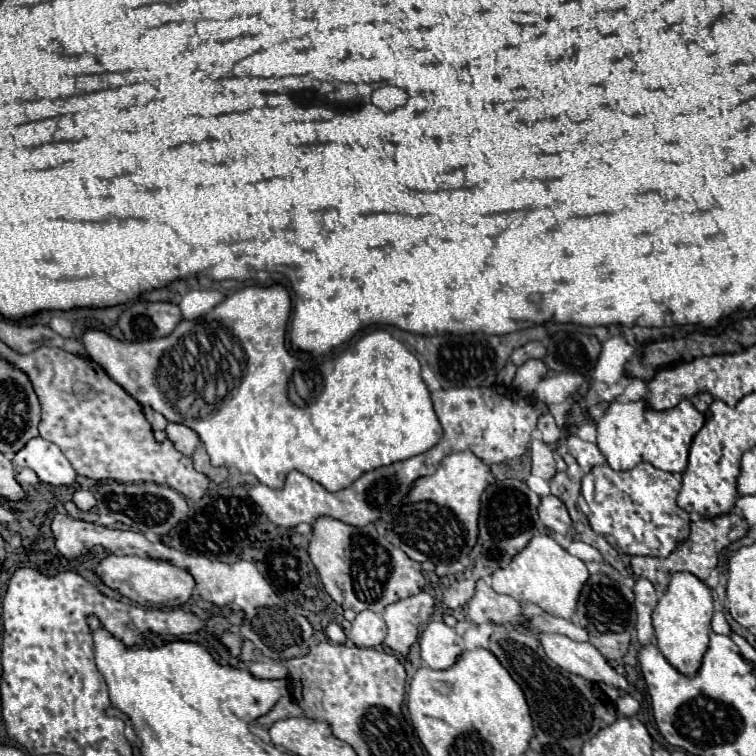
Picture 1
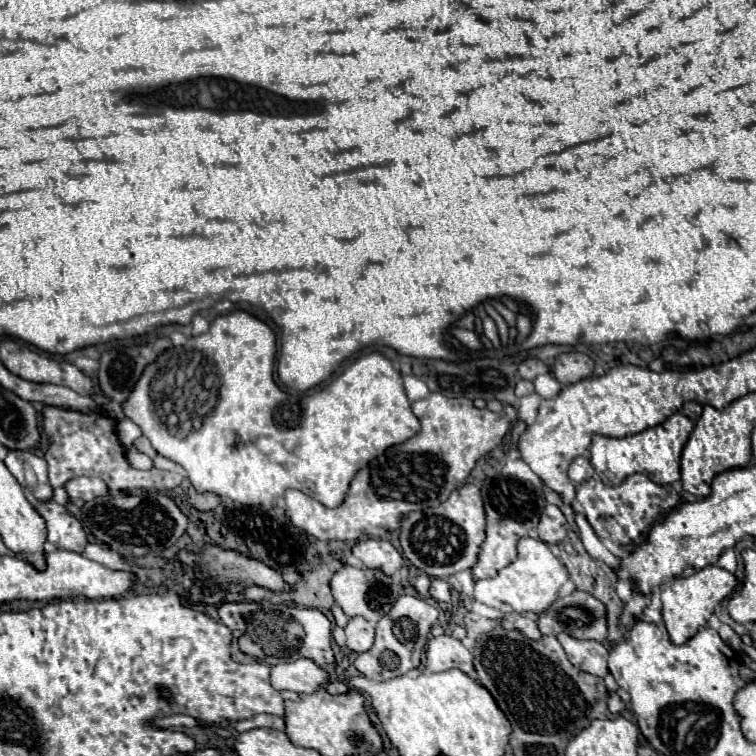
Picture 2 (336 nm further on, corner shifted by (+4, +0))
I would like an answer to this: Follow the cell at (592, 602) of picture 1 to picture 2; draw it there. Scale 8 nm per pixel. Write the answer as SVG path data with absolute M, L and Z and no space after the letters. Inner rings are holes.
M574 591L564 599L552 603L552 607L538 619L542 635L568 633L576 639L606 639L606 607L584 591Z

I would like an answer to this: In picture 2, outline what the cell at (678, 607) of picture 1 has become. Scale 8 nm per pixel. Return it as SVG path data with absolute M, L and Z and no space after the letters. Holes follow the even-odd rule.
M710 565L710 567L704 567L690 577L676 579L670 587L666 587L662 591L662 605L664 605L662 607L662 619L664 619L664 625L670 633L672 643L680 645L680 643L688 641L700 627L704 627L708 617L714 613L714 607L724 597L728 597L736 585L738 585L738 579L734 573L730 573L722 567Z

